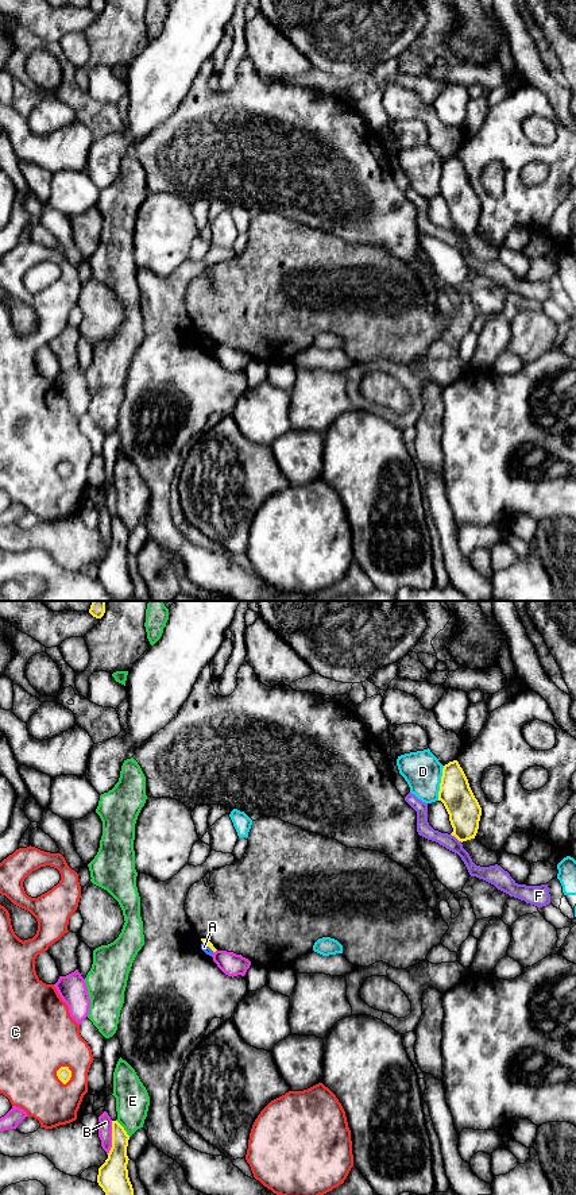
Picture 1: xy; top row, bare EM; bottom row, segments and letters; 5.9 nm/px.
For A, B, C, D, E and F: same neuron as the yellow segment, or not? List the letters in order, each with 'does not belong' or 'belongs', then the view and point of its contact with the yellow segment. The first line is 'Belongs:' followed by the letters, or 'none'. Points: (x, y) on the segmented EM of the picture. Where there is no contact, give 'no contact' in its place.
Belongs: none
A: does not belong; contact xy (208, 945)
B: does not belong; contact xy (112, 1137)
C: does not belong; contact xy (57, 1075)
D: does not belong; contact xy (440, 783)
E: does not belong; contact xy (123, 1128)
F: does not belong; contact xy (456, 837)

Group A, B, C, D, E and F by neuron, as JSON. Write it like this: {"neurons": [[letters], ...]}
{"neurons": [["A"], ["B"], ["C"], ["D"], ["E"], ["F"]]}

